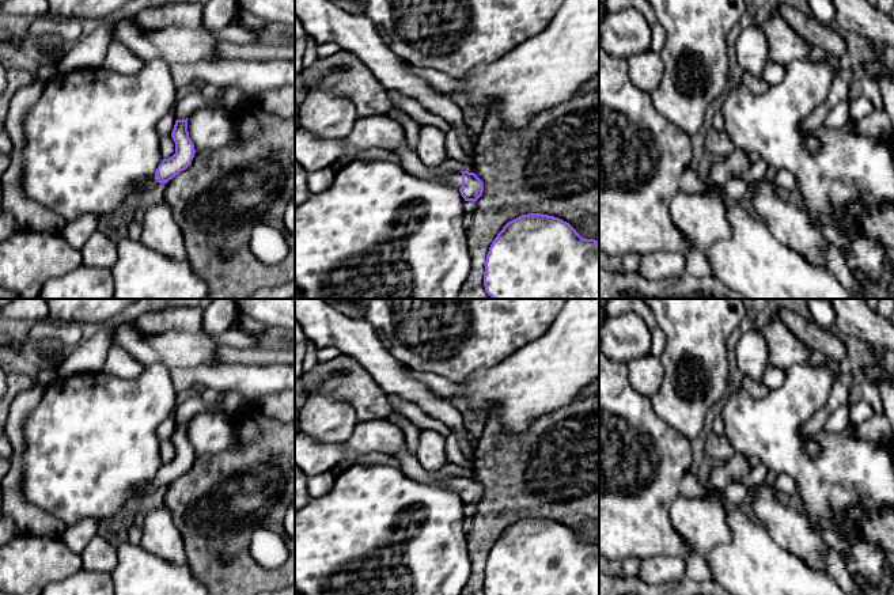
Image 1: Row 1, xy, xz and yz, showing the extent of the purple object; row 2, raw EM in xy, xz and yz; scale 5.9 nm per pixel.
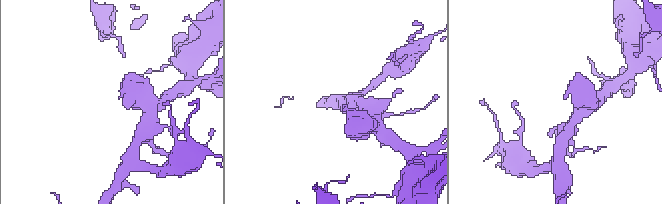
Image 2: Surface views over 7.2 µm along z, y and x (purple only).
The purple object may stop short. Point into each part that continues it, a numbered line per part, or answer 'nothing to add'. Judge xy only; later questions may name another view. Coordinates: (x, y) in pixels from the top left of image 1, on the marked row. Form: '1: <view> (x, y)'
1: xy (147, 184)

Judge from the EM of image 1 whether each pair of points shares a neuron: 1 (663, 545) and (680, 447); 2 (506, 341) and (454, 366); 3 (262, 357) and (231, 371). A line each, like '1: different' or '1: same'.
1: same
2: same
3: different

